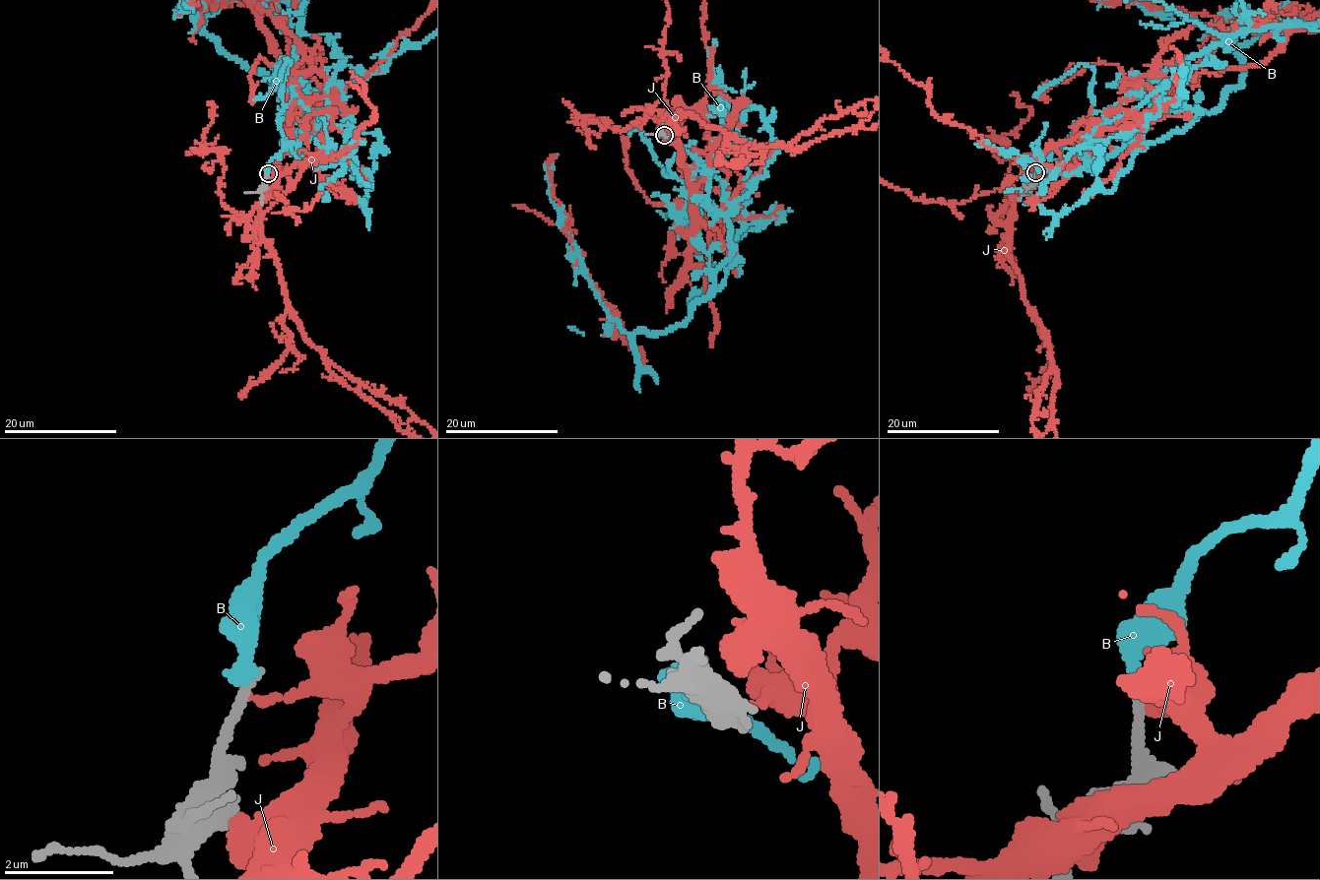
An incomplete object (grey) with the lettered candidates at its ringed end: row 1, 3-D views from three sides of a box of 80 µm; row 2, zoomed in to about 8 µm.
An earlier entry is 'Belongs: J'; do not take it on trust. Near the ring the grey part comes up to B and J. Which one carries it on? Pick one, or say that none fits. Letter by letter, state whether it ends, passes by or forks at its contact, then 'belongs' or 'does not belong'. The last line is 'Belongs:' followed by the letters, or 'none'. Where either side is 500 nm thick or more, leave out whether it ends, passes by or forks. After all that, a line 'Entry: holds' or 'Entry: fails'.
B: it ends there; does not belong
J: it ends there; does not belong
Belongs: none
Entry: fails

